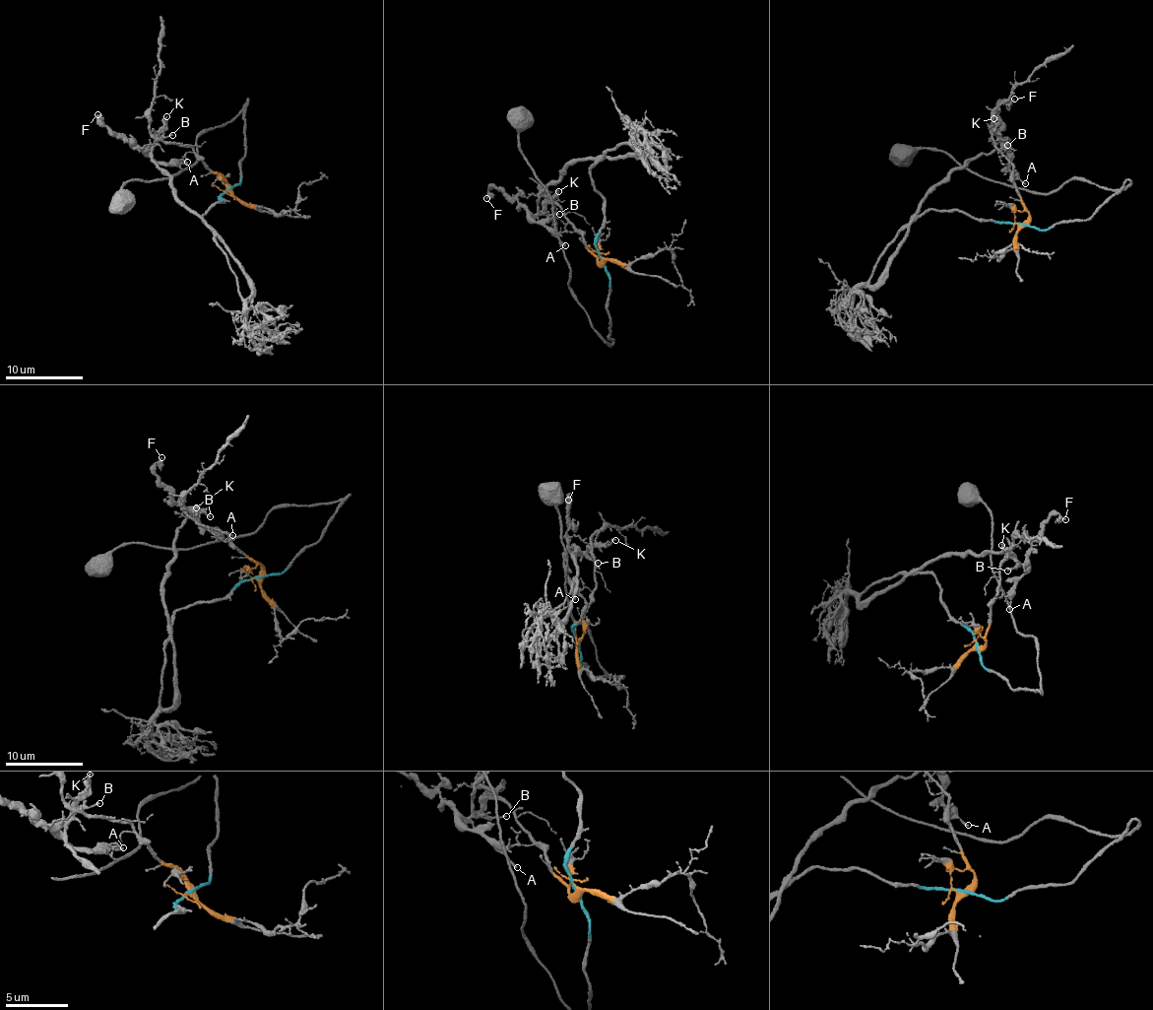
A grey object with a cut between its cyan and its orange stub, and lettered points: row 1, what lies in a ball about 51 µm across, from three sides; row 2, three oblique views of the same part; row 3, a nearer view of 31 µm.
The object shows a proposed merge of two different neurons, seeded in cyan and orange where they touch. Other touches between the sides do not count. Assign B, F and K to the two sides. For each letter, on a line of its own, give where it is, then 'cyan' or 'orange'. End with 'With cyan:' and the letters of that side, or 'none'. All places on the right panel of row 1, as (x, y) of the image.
B: (1007, 145) | cyan
F: (1014, 99) | cyan
K: (993, 118) | cyan
With cyan: B, F, K

